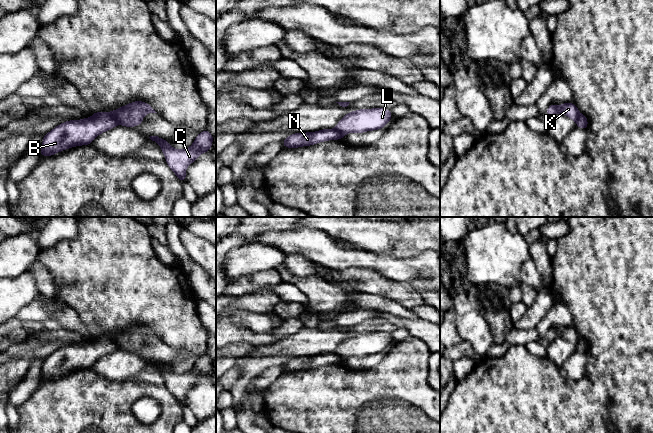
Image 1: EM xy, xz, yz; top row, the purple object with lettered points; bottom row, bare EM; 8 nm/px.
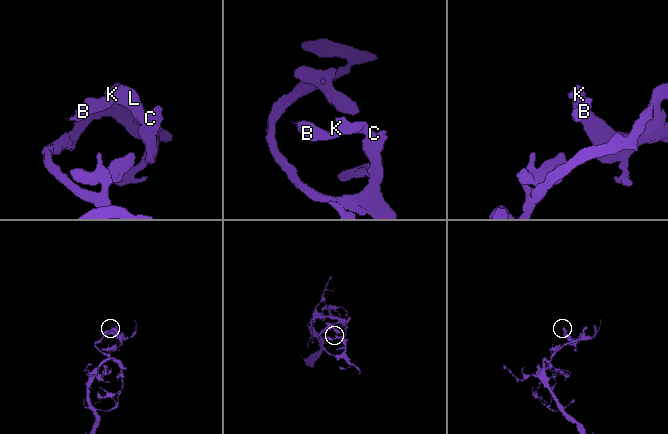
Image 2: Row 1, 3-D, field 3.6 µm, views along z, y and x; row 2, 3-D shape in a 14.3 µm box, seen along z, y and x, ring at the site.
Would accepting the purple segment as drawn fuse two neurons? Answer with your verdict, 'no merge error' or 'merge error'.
merge error

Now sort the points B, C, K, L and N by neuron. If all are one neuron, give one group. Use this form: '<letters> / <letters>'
B N / C K L

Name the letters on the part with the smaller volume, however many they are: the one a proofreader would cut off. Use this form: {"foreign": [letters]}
{"foreign": ["B", "N"]}

